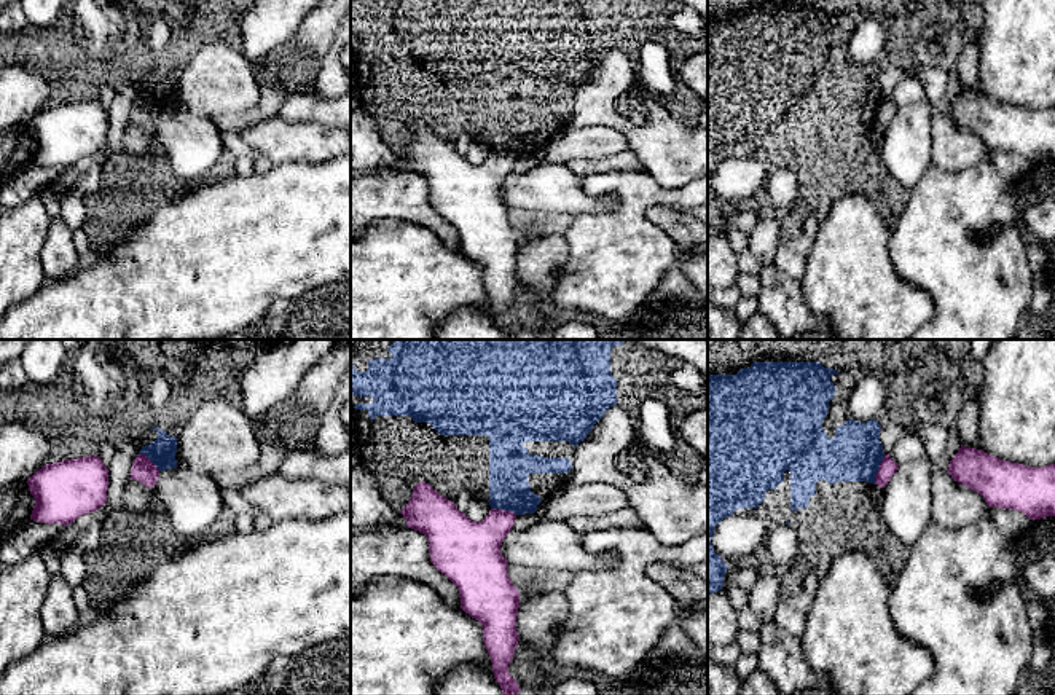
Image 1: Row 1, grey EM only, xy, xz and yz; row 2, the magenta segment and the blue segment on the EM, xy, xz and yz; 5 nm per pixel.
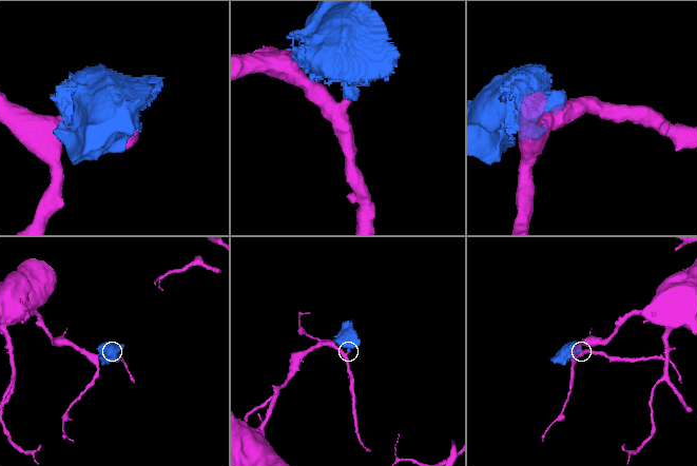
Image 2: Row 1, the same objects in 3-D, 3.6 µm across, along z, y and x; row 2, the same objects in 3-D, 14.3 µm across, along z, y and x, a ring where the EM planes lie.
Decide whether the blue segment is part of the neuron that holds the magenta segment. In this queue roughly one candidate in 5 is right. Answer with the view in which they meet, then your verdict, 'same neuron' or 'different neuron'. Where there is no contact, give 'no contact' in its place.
meets magenta in yz; different neuron

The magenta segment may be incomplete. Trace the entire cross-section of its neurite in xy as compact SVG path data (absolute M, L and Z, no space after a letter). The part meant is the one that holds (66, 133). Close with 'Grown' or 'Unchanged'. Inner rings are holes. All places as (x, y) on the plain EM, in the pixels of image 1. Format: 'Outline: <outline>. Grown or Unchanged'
Outline: M83 99L43 108L29 123L35 142L30 163L70 167L107 145L108 112L99 99Z. Unchanged

